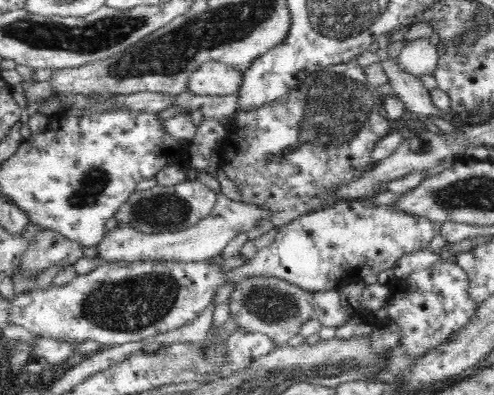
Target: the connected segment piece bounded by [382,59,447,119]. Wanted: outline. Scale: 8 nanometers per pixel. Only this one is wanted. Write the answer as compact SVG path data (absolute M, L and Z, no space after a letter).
M383 60L384 71L388 75L389 83L402 100L406 109L421 116L438 116L443 119L447 111L442 110L433 102L431 92L424 88L424 84L417 78L403 73L395 65L395 60Z

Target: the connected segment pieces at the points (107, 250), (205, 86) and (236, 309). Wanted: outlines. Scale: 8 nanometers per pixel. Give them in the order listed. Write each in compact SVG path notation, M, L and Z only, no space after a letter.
M222 191L216 193L216 202L210 216L201 218L196 224L178 232L160 232L146 234L133 228L117 226L105 234L98 244L98 255L104 264L112 262L202 262L219 255L228 243L241 233L248 233L256 221L267 219L266 210L257 206L246 205L242 201L228 199Z
M208 61L190 76L188 92L226 97L240 91L243 72L220 61Z
M247 275L238 279L228 299L228 312L234 320L236 329L248 334L267 336L274 348L287 346L288 340L300 334L302 326L311 321L314 314L314 293L270 275Z

